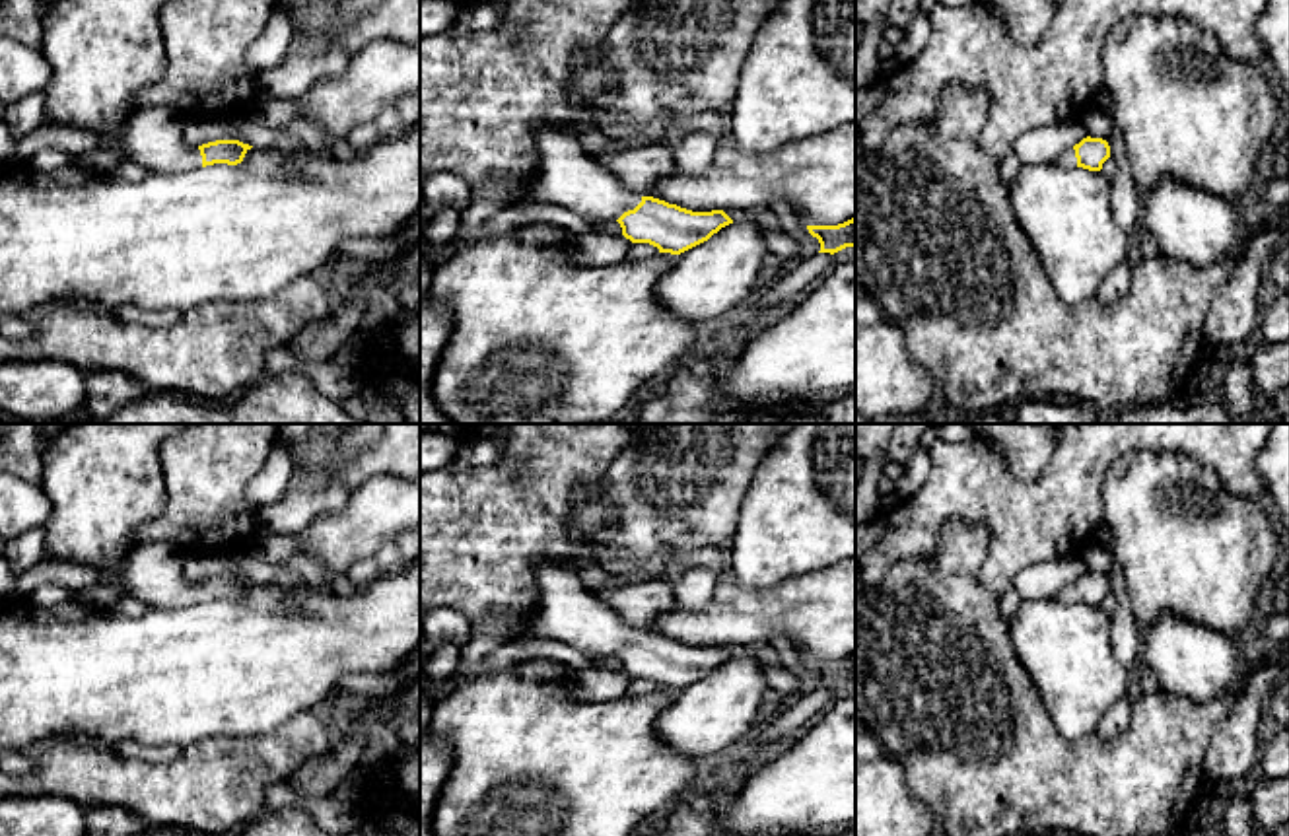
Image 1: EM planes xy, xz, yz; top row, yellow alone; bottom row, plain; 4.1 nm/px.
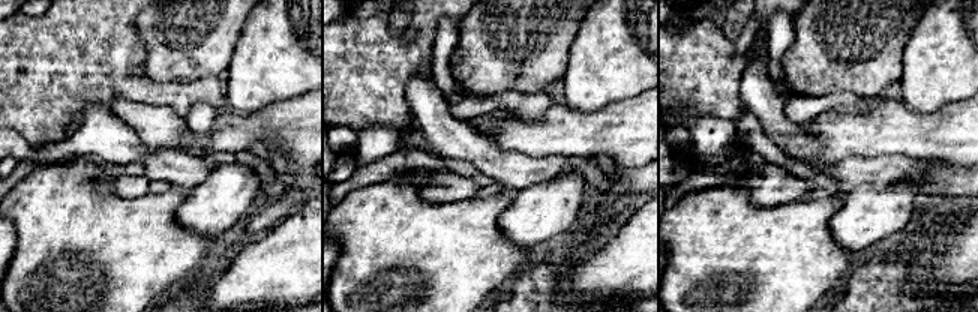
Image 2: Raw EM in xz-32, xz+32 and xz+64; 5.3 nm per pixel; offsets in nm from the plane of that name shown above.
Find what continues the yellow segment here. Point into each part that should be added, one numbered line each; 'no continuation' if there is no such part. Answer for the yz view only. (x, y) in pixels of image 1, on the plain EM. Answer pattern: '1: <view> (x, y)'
1: yz (1066, 593)

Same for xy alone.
1: xy (154, 572)

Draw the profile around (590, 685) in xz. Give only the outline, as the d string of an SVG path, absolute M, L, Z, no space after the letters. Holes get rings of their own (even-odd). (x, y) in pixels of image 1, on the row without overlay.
M581 669L568 677L568 696L581 702L605 702L622 698L628 690L630 677L609 669Z

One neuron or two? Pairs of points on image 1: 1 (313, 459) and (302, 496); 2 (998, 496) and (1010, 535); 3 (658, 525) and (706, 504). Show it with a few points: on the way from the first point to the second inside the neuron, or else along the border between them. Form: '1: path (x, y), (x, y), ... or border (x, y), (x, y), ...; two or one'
1: border (298, 481), (327, 477), (337, 479), (350, 490); two
2: path (1006, 506), (1010, 510), (1010, 525); one
3: path (669, 514), (675, 508), (695, 506); one

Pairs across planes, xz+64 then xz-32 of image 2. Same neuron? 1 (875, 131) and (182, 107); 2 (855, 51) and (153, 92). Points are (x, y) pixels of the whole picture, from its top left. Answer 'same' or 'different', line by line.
1: different
2: different

